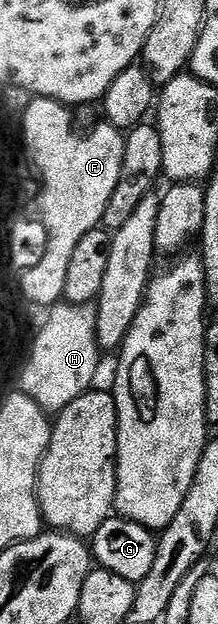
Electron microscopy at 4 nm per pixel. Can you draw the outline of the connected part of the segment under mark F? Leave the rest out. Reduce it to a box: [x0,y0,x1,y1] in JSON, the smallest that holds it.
[21,97,125,307]

